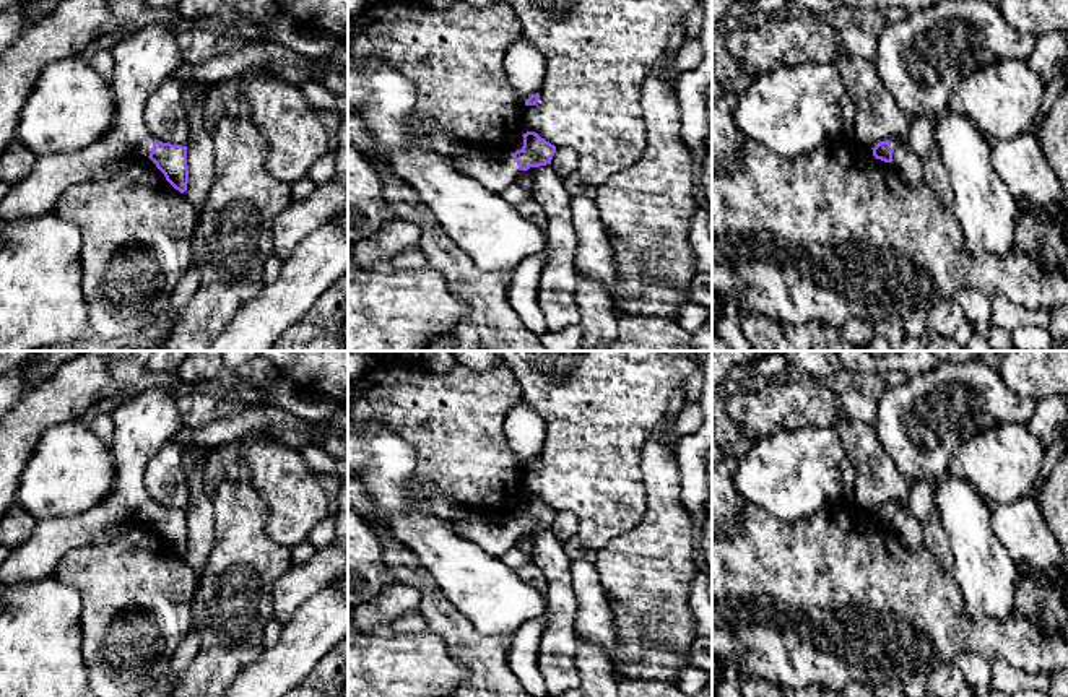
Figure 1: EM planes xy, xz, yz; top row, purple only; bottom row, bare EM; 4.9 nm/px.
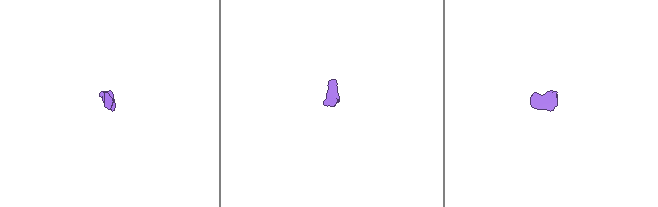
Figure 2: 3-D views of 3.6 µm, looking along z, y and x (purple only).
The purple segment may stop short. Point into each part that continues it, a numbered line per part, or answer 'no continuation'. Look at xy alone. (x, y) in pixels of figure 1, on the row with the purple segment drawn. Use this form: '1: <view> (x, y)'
1: xy (143, 59)

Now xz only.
1: xz (496, 174)

